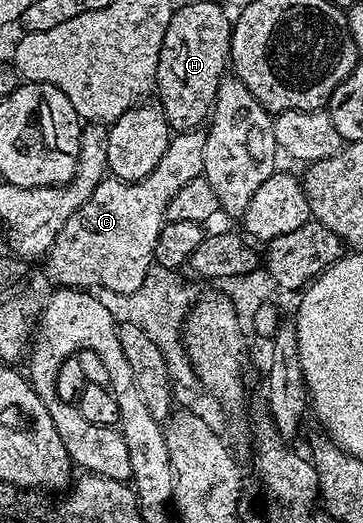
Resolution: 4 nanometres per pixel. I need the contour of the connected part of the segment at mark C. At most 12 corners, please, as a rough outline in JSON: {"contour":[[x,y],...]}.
{"contour":[[178,132],[149,177],[104,177],[45,256],[55,285],[140,288],[169,201],[202,176]]}

